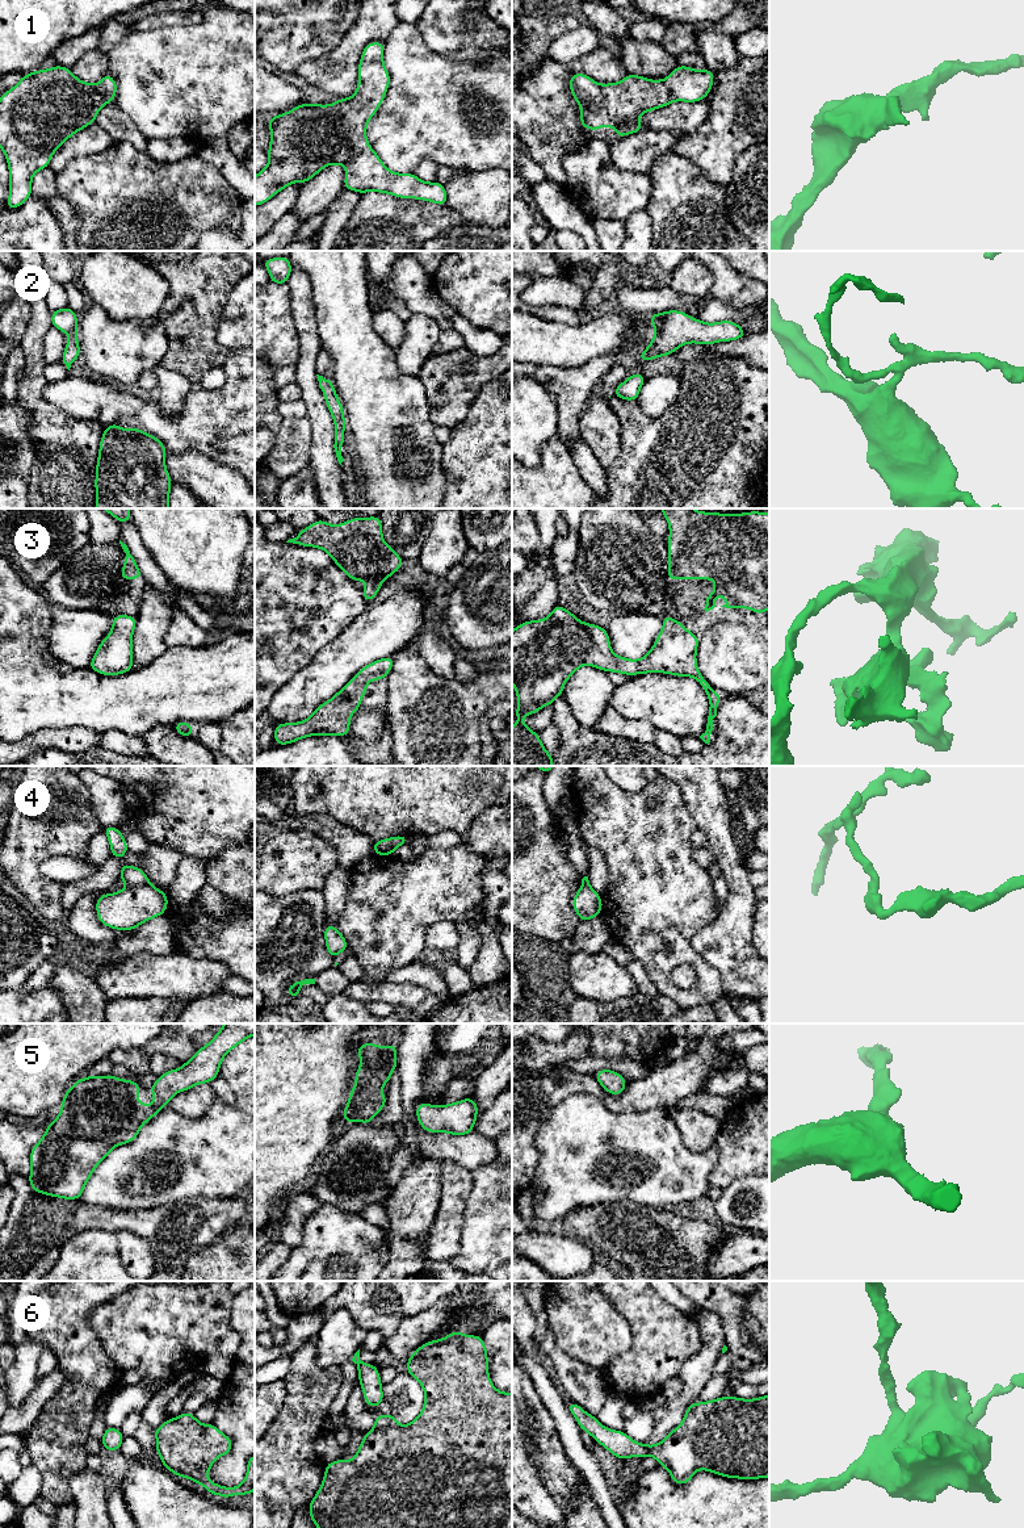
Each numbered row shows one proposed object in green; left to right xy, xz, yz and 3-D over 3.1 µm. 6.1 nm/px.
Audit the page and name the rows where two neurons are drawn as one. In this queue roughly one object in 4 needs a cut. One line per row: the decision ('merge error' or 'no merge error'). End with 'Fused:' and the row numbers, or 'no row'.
1: no merge error
2: no merge error
3: no merge error
4: merge error
5: no merge error
6: no merge error
Fused: 4

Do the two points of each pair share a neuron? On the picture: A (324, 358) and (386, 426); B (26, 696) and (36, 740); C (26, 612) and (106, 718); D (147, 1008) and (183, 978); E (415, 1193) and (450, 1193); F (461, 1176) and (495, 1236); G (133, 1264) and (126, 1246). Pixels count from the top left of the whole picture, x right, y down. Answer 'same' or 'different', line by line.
A: different
B: different
C: same
D: different
E: different
F: different
G: same

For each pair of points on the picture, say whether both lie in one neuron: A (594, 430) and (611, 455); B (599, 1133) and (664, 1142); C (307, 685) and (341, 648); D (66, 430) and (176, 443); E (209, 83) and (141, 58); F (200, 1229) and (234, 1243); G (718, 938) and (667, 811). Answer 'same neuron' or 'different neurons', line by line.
A: same neuron
B: same neuron
C: same neuron
D: different neurons
E: same neuron
F: different neurons
G: different neurons

